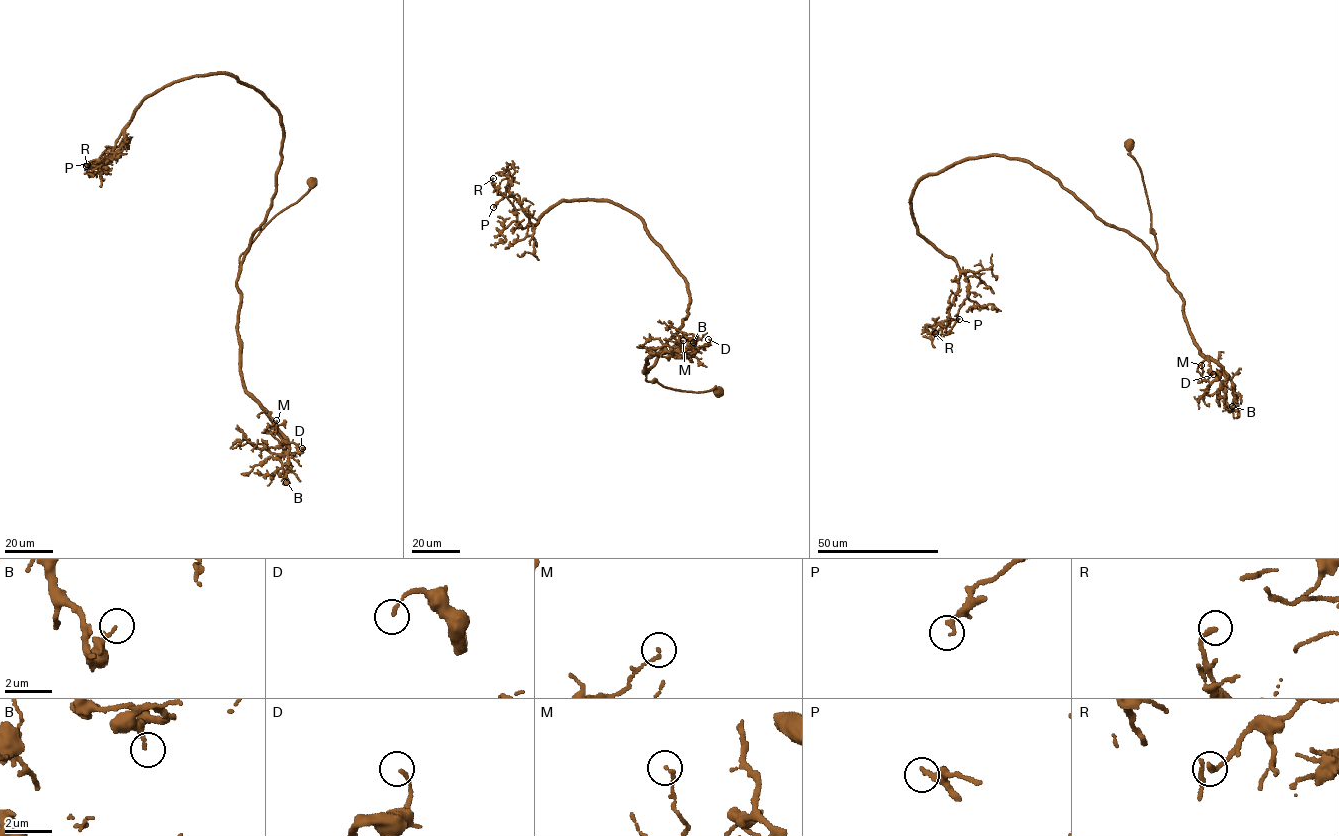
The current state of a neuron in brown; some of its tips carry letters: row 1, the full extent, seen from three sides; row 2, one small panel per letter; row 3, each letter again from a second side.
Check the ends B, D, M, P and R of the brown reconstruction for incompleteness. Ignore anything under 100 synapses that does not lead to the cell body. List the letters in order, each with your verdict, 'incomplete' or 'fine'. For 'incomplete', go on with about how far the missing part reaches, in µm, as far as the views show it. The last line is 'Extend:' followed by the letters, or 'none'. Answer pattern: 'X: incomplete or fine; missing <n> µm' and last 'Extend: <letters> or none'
B: fine
D: fine
M: fine
P: fine
R: fine
Extend: none

